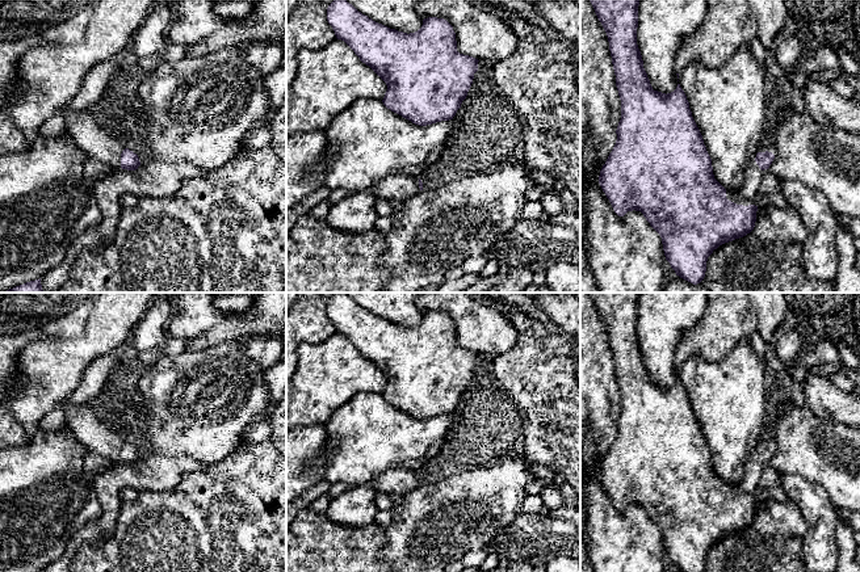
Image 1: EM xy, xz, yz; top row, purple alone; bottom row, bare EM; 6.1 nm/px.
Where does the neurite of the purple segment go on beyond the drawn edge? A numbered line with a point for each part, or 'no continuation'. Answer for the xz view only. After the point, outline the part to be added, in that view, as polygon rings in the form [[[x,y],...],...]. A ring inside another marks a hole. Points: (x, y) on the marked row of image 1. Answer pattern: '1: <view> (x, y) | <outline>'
1: xz (399, 186) | [[[403,173],[387,176],[370,189],[377,198],[400,202],[419,192],[419,178]]]

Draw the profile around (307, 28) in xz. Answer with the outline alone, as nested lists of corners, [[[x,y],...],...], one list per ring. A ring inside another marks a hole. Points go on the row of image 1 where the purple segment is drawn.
[[[298,0],[286,20],[286,98],[297,75],[297,56],[301,50],[320,50],[336,39],[327,21],[327,8],[333,0]]]

